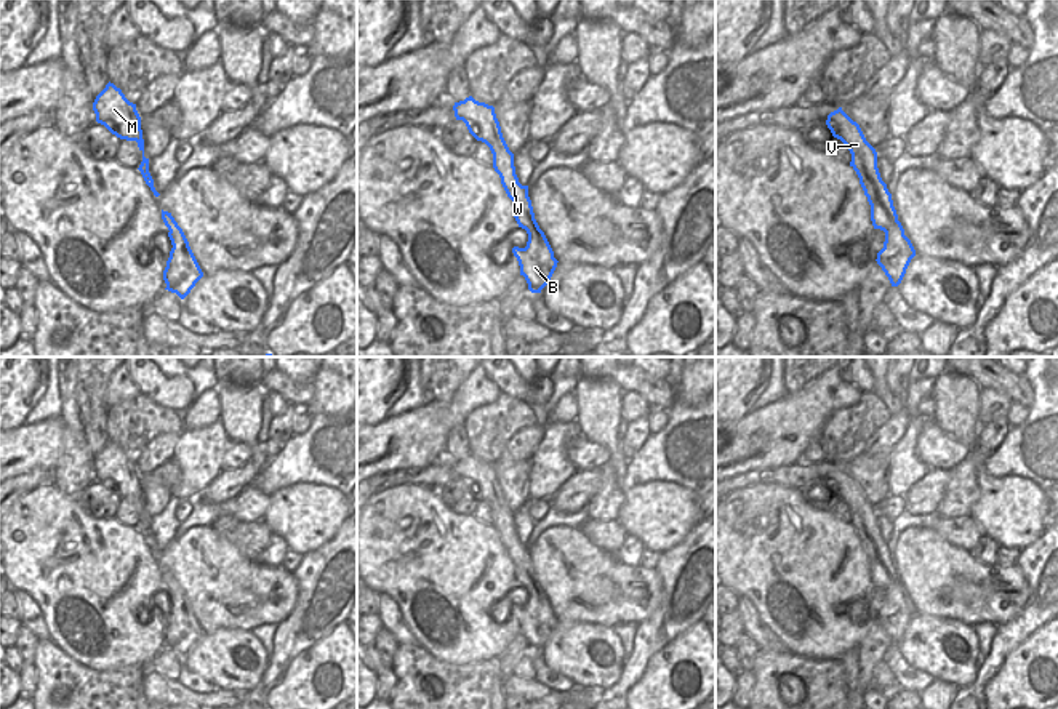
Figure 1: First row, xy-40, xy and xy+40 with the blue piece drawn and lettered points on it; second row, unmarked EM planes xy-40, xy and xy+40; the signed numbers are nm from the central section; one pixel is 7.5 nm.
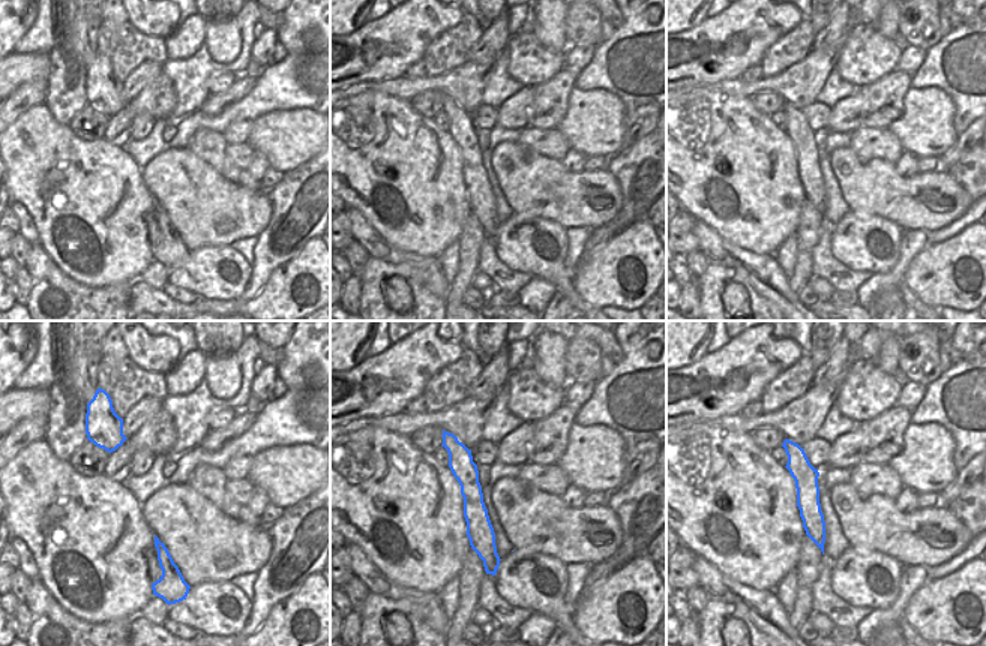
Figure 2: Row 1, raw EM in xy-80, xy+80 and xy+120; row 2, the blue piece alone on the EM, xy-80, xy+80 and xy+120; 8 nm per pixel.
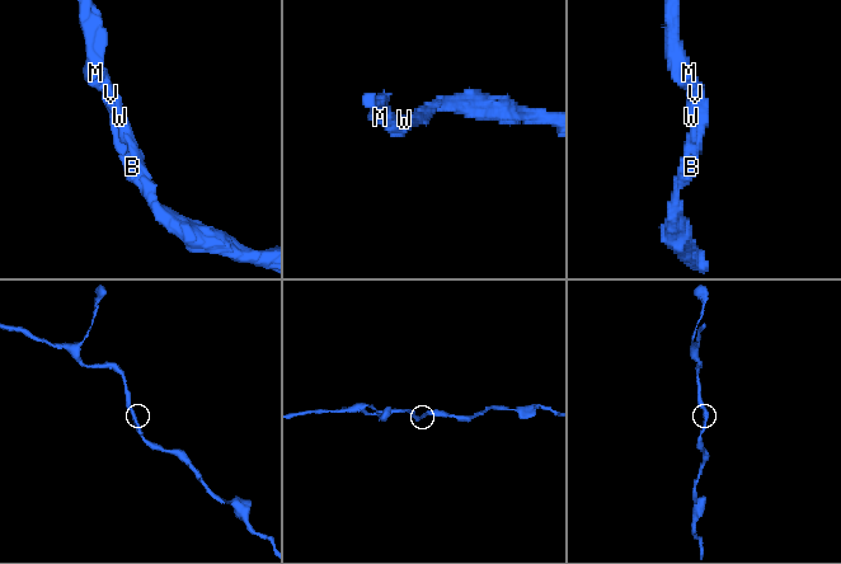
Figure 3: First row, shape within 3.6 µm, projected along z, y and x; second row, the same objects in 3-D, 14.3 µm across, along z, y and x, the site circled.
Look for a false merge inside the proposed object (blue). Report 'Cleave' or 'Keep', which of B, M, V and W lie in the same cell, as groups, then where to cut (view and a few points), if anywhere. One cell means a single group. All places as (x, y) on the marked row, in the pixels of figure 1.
Keep. Groups: B M V W. No split.

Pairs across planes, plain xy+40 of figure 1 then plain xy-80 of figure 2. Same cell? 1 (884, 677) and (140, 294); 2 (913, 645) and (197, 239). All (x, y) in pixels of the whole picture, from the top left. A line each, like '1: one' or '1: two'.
1: two
2: two

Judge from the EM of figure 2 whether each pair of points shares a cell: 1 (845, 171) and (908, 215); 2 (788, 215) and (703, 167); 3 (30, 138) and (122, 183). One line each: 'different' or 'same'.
1: same
2: same
3: same

